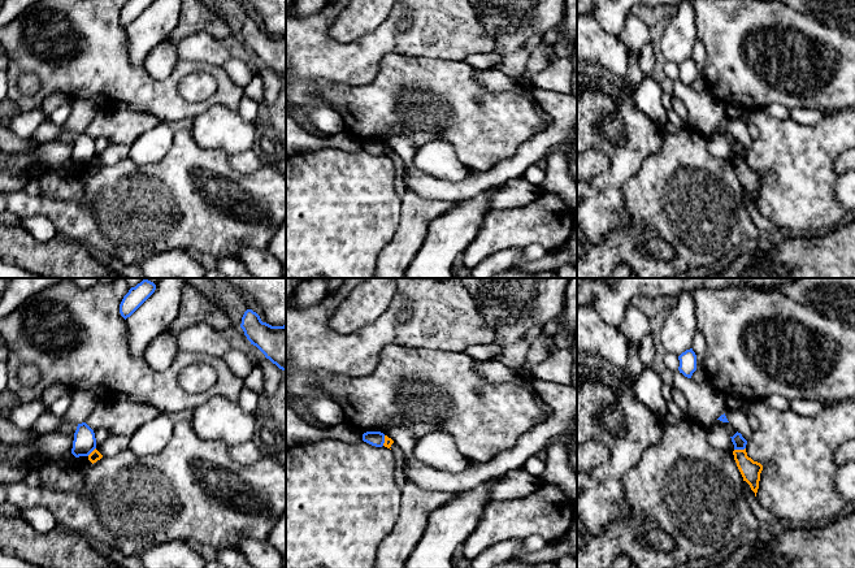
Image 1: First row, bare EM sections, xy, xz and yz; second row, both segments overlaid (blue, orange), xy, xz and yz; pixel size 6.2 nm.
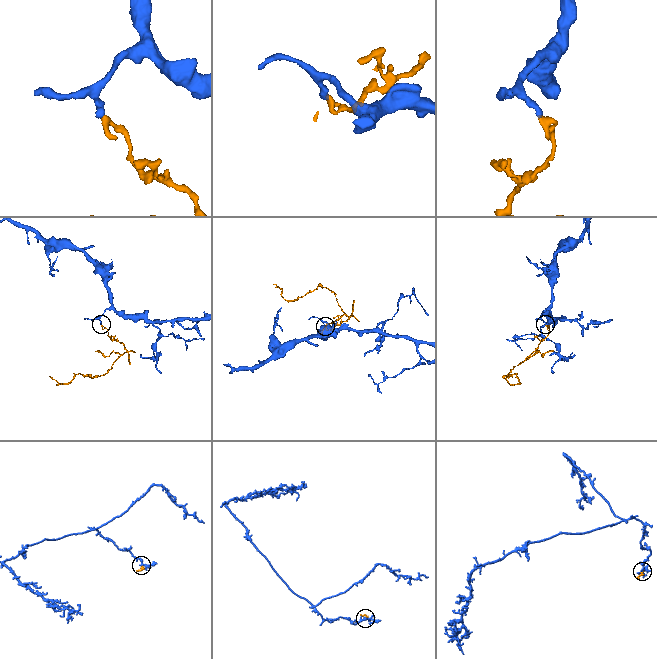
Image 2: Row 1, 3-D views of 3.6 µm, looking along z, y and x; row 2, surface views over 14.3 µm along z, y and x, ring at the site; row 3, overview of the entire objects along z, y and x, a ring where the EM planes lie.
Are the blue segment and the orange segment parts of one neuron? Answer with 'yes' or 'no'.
no

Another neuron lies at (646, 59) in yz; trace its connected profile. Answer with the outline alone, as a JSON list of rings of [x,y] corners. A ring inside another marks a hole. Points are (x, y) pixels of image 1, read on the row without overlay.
[[[650,40],[641,49],[641,53],[638,56],[638,62],[644,77],[652,73],[654,66],[655,66],[655,55],[652,49],[652,43]]]

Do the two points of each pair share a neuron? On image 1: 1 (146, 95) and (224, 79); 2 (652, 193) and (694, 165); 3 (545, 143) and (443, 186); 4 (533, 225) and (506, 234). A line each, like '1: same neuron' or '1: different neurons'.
1: same neuron
2: same neuron
3: same neuron
4: same neuron

